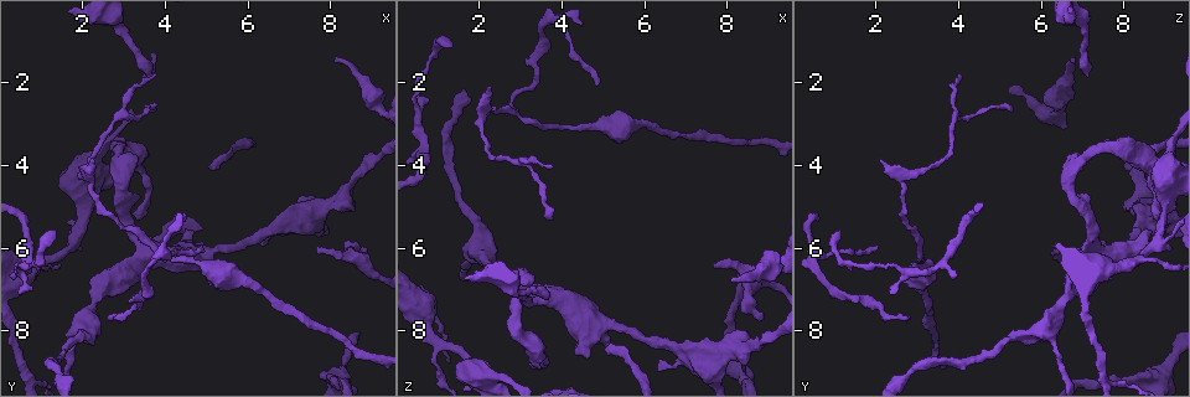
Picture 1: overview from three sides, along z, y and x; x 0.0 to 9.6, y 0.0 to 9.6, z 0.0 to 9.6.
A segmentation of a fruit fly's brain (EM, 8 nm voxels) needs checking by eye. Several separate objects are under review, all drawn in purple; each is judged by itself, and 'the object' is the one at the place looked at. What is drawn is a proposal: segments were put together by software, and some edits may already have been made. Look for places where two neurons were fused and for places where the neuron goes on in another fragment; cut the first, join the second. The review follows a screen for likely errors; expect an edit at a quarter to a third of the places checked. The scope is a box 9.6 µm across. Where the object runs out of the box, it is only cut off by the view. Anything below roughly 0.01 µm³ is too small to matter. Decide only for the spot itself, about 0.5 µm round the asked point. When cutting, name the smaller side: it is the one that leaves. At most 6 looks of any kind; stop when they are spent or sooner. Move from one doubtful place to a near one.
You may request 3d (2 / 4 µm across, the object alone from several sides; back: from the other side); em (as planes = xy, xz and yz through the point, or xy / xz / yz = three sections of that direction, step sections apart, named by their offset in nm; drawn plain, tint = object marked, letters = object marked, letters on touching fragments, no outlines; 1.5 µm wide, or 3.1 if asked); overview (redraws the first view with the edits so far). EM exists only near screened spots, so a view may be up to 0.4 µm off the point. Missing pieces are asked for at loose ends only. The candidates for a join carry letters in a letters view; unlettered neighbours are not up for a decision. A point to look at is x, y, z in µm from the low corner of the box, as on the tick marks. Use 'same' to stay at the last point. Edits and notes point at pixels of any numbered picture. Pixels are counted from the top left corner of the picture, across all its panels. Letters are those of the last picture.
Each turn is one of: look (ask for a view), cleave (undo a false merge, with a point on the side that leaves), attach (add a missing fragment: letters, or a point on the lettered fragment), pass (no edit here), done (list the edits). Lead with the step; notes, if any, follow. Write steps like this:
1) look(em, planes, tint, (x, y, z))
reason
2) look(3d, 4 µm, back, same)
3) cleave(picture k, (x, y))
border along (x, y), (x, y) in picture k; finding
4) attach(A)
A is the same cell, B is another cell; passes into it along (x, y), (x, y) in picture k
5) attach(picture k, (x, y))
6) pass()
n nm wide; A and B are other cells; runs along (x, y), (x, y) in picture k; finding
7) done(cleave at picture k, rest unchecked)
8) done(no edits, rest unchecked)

look(em, yz, step 8, tint, (1.40, 9.10, 2.85))
narrows sharply

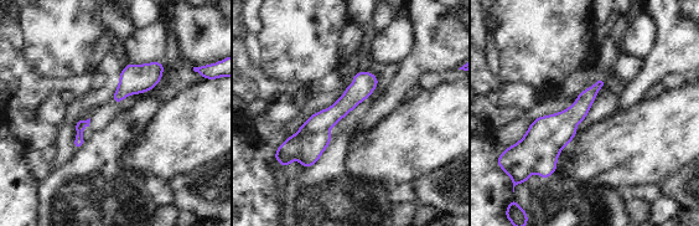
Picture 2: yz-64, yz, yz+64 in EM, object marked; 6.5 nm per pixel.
look(em, planes, letters, same)
another direction

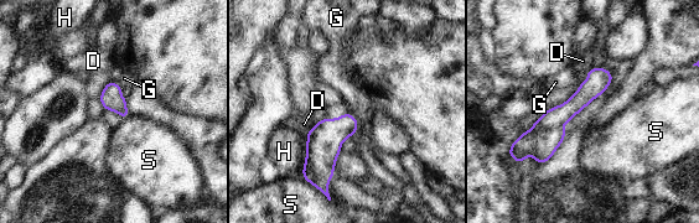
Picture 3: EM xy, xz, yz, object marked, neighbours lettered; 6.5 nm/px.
pass()
D, G, H and S are other cells; continuous, no second neuron

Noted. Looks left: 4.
look(em, planes, tint, (7.70, 6.05, 6.45))
branch stops here

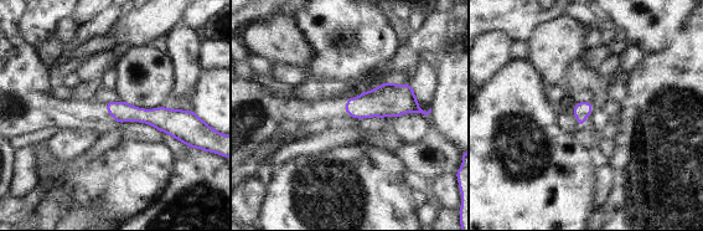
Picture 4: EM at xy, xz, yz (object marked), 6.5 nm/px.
look(em, planes, letters, same)
what lies round it

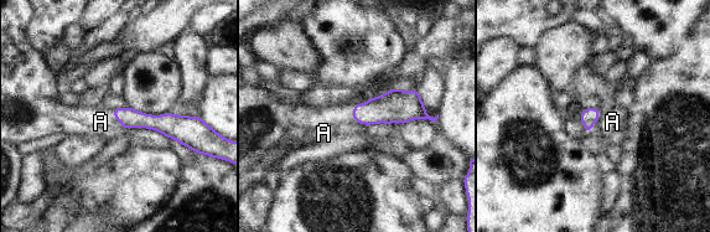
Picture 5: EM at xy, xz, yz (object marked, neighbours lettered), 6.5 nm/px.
attach(A)
A is the same cell; passes into it along (390, 107), (353, 114), (324, 133) in picture 5; the neuron continues

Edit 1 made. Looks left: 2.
look(3d, 4 µm, (3.75, 1.75, 4.00))
an open end

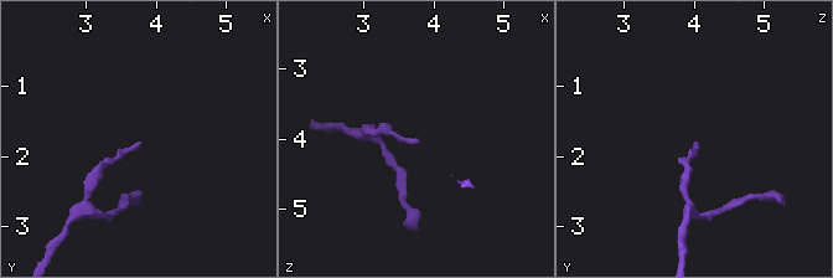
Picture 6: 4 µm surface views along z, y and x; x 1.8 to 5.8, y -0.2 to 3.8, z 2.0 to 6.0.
look(em, planes, letters, (3.75, 1.80, 4.10))

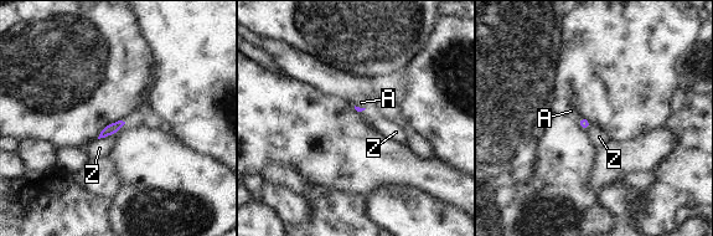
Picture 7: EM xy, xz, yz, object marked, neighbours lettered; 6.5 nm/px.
attach(A)
A is the same cell, Z is another cell; the neuron continues

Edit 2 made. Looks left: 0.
done(attach at picture 5, attach at picture 7, rest unchecked)

